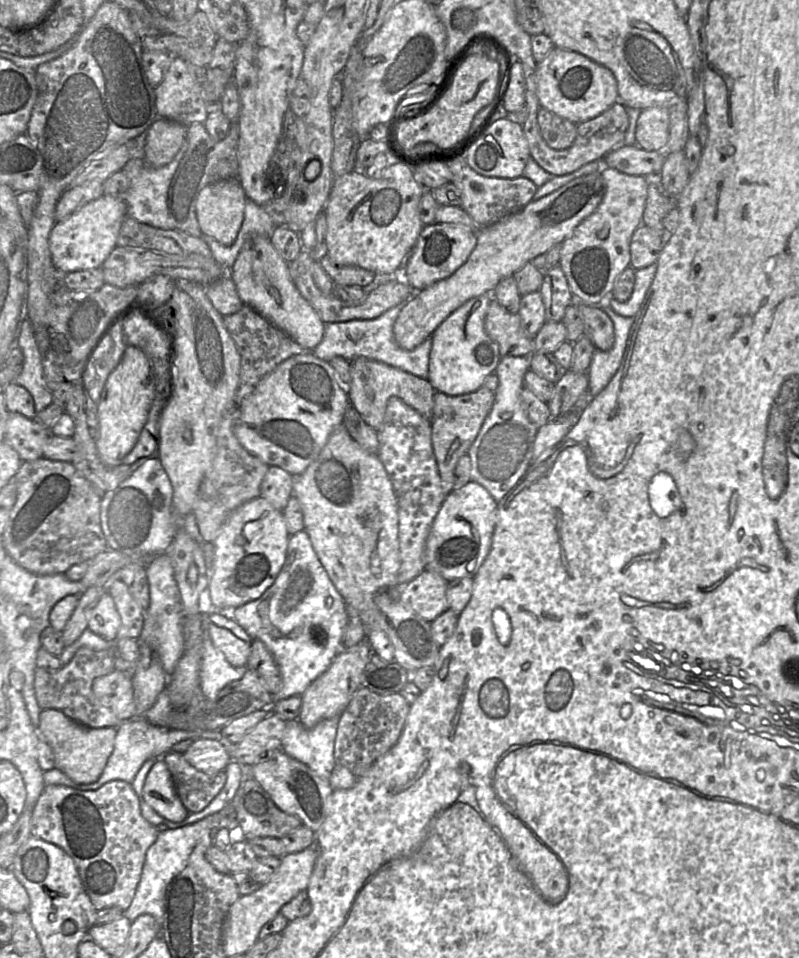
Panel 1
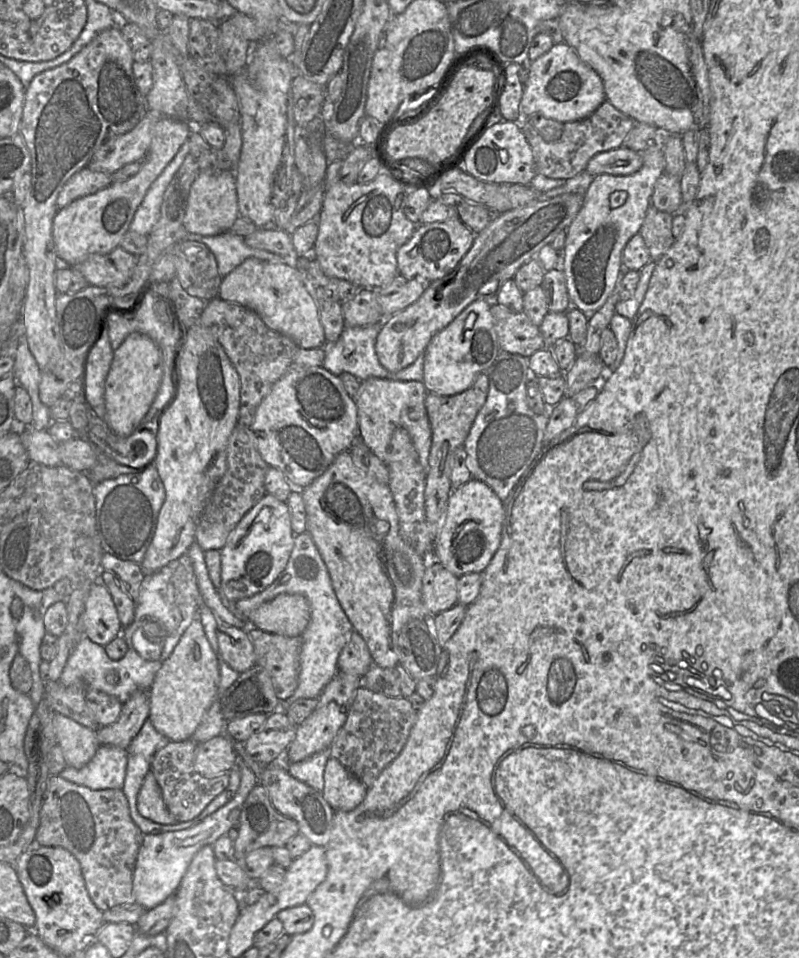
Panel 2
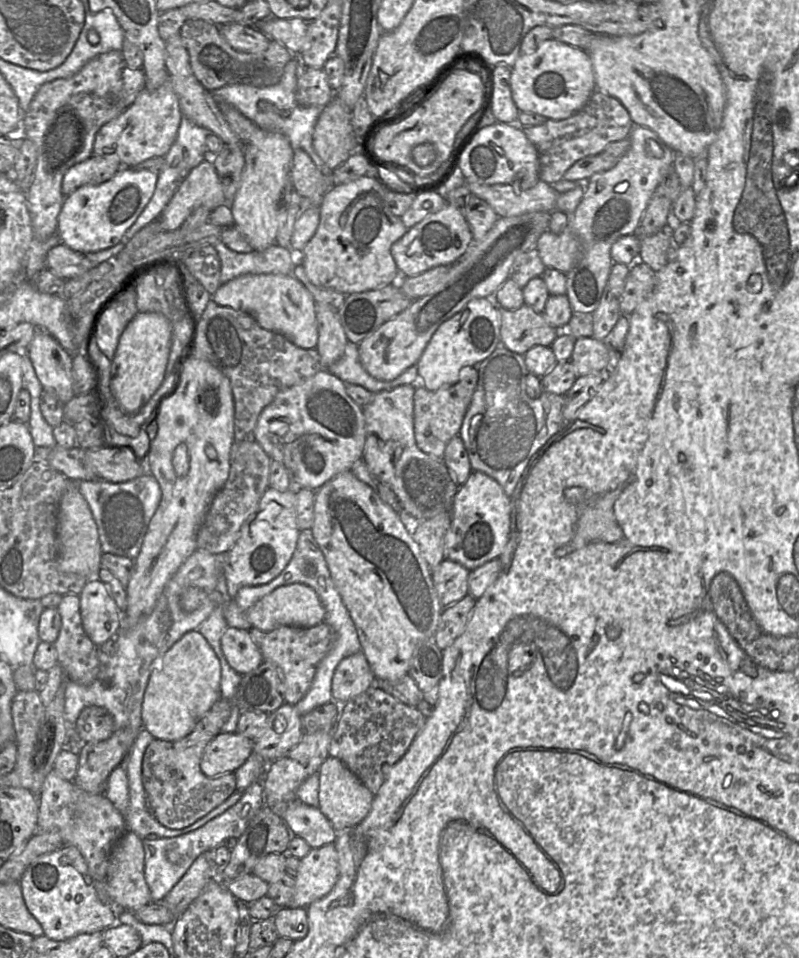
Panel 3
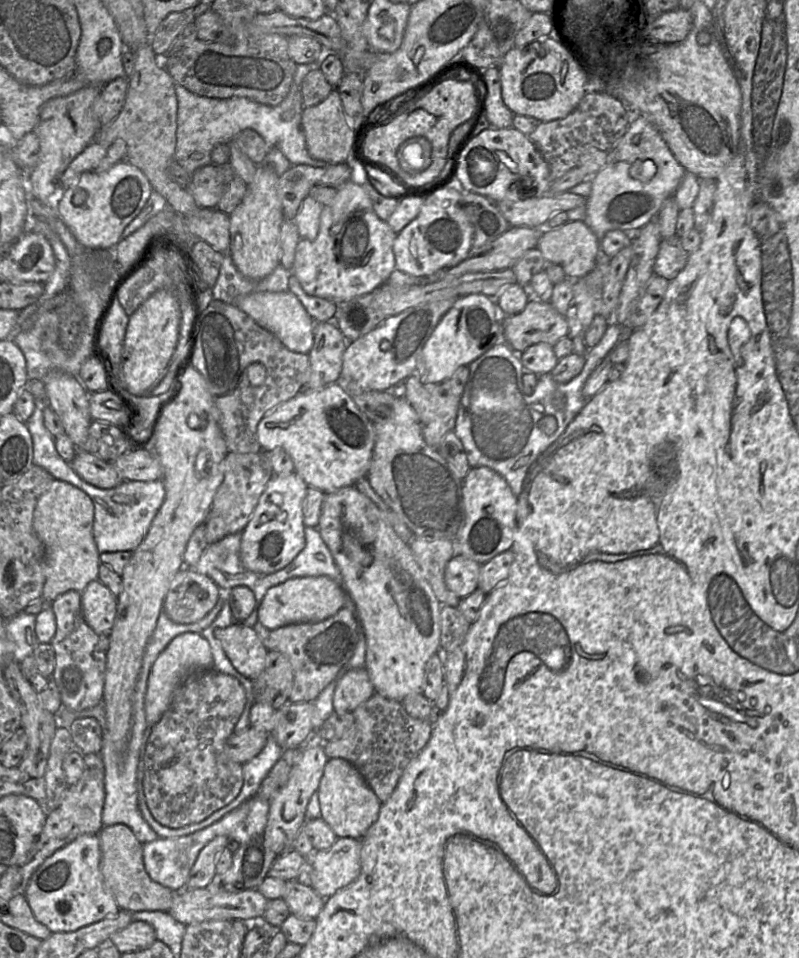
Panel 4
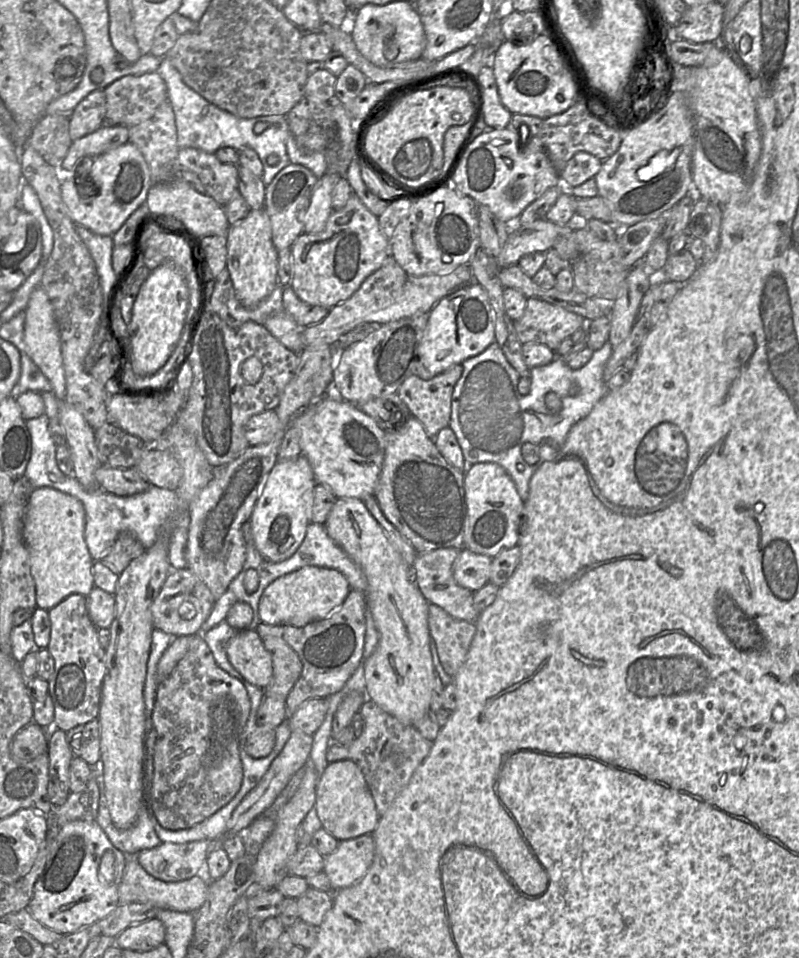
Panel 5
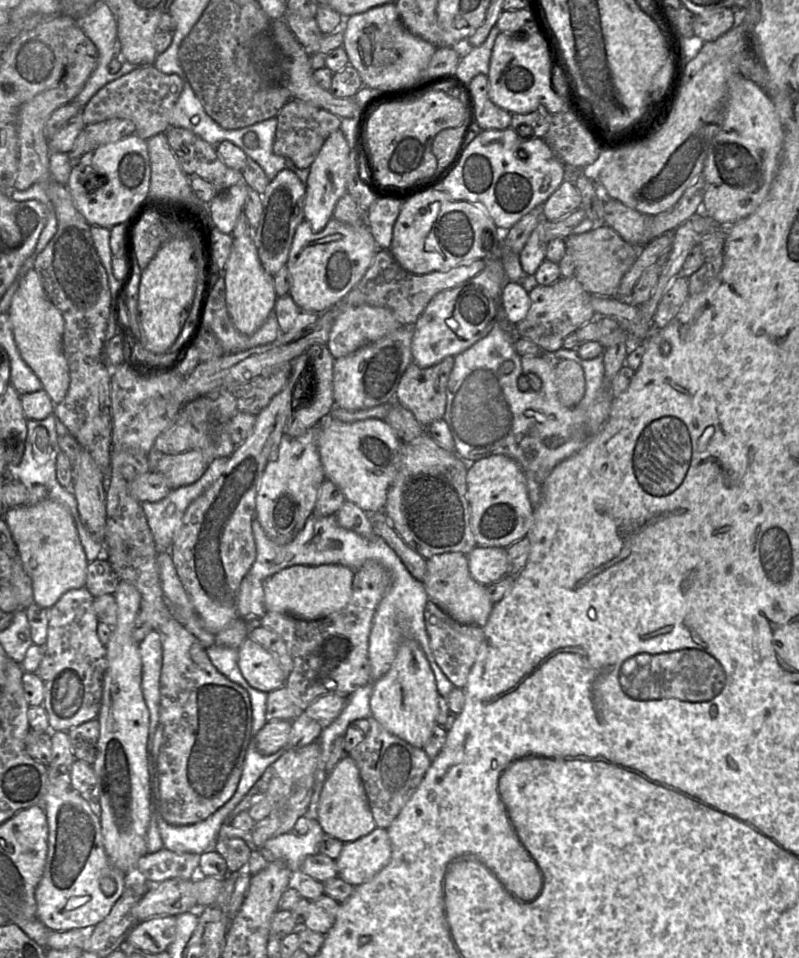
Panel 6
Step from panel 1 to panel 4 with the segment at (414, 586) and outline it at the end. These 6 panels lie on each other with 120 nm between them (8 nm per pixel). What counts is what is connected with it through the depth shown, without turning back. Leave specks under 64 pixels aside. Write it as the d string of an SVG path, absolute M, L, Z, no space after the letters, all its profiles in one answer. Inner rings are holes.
M456 553L447 563L444 581L447 588L463 599L478 588L481 564Z

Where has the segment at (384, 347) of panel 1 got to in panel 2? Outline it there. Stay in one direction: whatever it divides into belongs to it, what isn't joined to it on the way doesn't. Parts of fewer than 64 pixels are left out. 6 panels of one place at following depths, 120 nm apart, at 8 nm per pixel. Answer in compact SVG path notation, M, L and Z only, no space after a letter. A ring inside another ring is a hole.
M381 322L364 327L345 326L337 341L326 341L323 345L325 357L322 366L336 376L341 375L343 372L348 372L356 376L359 380L376 377L400 381L422 381L424 353L421 353L410 366L399 372L390 372L381 365L375 351L375 343L381 327Z

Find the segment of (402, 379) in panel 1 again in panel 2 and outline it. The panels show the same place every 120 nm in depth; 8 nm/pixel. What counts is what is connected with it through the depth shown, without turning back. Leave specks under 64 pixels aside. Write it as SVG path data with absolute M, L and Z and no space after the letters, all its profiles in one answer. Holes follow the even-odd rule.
M371 377L361 382L358 394L355 397L358 411L358 434L361 435L369 449L386 465L388 464L388 447L392 435L396 428L403 427L408 431L412 443L419 455L420 463L426 468L427 475L428 458L432 442L432 432L425 407L427 393L428 391L422 381L400 381Z

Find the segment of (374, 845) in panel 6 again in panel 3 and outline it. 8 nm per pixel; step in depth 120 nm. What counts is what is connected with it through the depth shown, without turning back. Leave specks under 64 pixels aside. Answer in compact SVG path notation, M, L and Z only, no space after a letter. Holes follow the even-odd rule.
M334 843L310 852L300 860L295 876L295 891L288 908L307 908L326 896L339 878L338 853Z

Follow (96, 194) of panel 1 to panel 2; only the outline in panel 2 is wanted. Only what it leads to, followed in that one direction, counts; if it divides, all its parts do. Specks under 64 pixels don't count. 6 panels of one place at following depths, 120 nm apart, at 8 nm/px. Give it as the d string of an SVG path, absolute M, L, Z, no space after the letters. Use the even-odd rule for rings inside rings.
M88 167L74 174L64 185L57 199L58 210L73 201L92 195L113 183L113 174L96 172Z

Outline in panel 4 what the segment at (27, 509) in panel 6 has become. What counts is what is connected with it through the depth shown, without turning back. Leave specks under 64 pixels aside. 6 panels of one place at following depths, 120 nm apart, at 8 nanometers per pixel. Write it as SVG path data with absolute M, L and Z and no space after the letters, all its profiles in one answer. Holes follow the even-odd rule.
M54 479L49 488L39 497L33 512L33 528L45 546L44 575L42 597L54 601L59 595L69 591L82 592L87 585L98 578L100 553L93 535L94 504L91 498L80 488Z

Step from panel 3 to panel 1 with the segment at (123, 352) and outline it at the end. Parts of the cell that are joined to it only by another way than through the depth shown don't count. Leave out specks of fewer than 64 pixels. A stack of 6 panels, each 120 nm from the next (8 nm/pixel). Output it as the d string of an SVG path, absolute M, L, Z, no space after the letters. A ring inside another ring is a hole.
M129 345L116 368L108 376L97 404L99 436L96 448L101 461L117 466L132 450L143 429L154 399L154 379L146 354Z

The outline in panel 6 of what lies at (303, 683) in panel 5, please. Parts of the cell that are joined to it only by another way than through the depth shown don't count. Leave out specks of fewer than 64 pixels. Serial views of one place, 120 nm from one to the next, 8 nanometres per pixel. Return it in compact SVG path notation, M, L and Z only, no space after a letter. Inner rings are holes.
M367 560L354 572L352 595L343 609L313 621L284 612L266 611L259 620L261 626L279 634L286 643L293 660L293 669L285 686L302 711L320 697L347 697L371 682L369 635L377 607L390 586L389 570L377 560Z

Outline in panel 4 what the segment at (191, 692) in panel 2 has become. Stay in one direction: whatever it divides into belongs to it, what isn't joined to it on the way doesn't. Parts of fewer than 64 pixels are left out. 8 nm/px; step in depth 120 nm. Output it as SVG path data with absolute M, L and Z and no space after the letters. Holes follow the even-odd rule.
M185 632L175 636L155 660L147 682L144 700L145 717L149 727L156 724L169 707L172 696L182 681L192 673L213 667L209 642L197 632Z

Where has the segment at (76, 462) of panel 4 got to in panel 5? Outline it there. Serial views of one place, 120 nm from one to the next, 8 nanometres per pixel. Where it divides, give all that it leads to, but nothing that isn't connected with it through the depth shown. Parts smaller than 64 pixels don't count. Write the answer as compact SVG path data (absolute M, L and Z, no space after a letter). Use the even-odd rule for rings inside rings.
M100 465L95 471L95 478L101 488L118 496L139 494L151 485L135 467L111 468Z

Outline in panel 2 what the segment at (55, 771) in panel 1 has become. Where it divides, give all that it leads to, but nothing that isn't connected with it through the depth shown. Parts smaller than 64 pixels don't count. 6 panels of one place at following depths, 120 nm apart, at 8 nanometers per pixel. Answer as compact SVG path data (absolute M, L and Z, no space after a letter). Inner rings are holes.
M99 746L94 757L82 768L66 767L59 776L92 790L123 789L127 750L113 746Z

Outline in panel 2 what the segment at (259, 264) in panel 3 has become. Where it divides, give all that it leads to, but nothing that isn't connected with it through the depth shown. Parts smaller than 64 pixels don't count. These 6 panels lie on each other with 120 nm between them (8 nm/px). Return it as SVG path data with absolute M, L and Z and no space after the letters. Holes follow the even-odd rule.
M230 231L213 236L190 235L186 240L200 241L208 246L216 257L222 278L247 258L257 258L270 263L285 261L285 258L279 254L249 247L244 241L244 237Z

